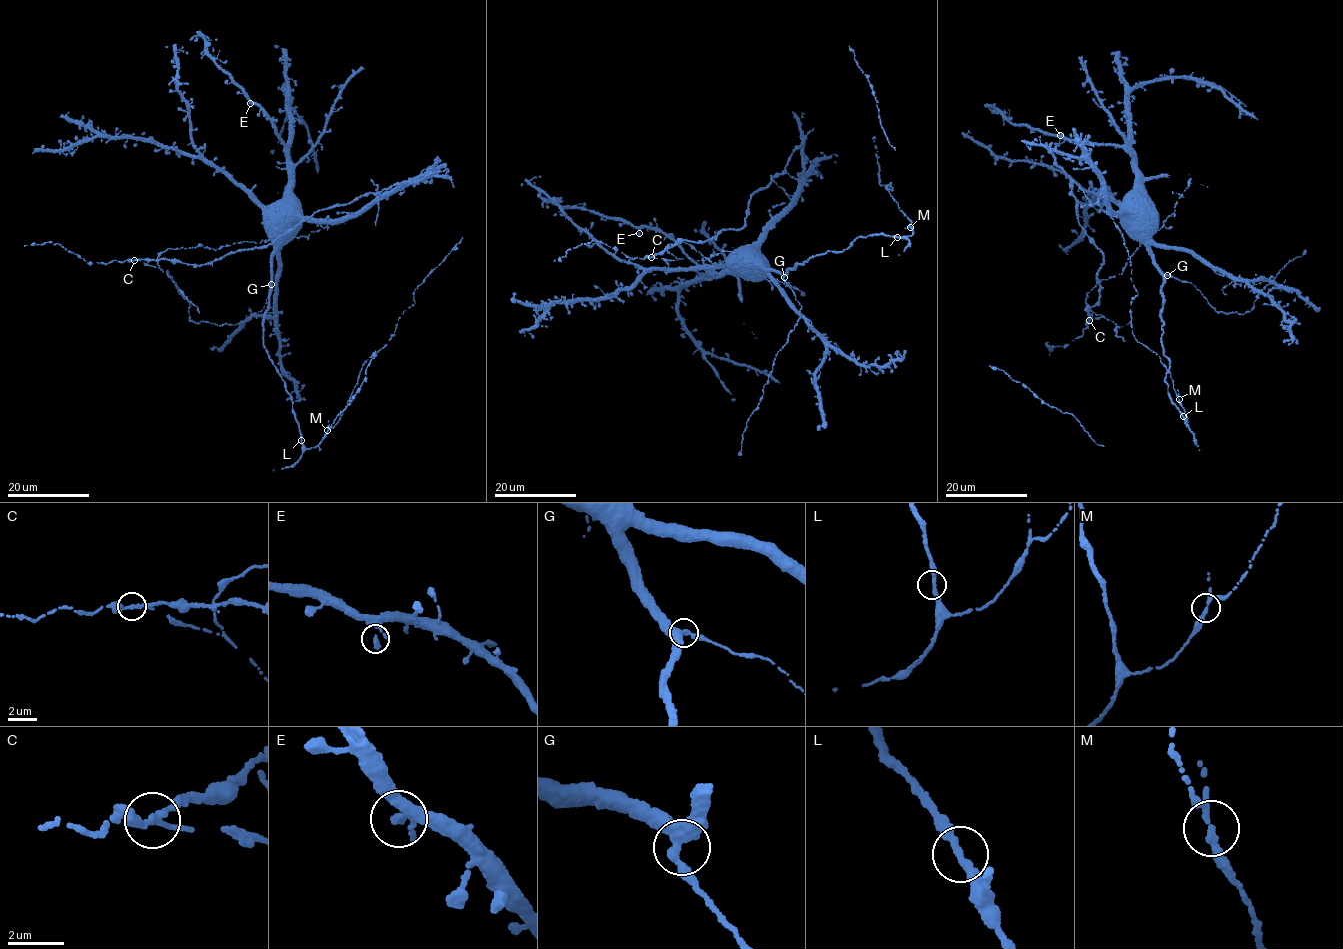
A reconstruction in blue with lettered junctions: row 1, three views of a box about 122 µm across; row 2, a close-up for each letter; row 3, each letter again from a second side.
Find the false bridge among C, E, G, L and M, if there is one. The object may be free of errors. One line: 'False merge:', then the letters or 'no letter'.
False merge: C

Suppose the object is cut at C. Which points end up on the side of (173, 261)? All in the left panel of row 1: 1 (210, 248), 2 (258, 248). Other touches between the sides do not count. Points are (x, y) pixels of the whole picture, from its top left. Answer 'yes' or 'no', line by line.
1: no
2: yes

